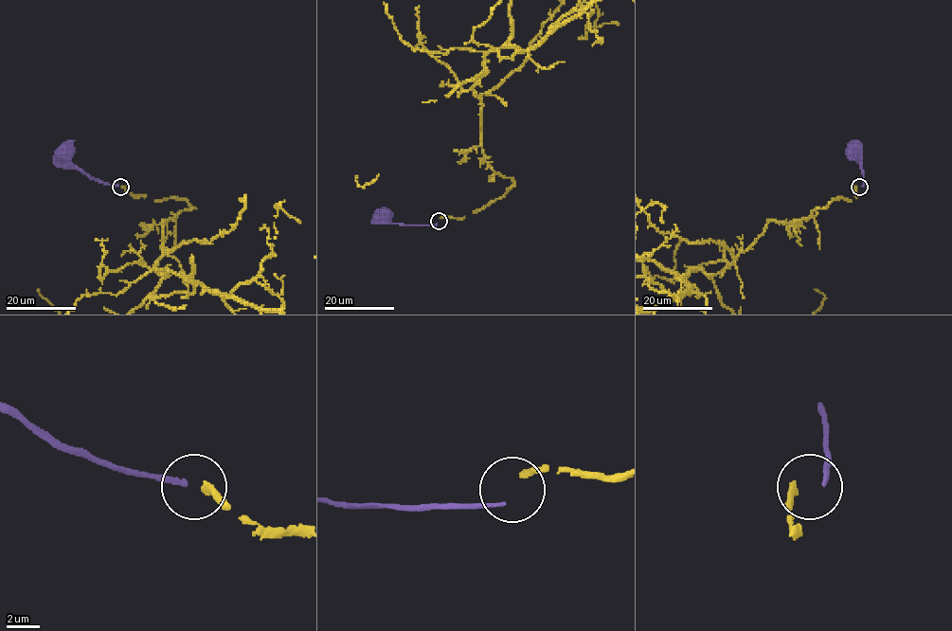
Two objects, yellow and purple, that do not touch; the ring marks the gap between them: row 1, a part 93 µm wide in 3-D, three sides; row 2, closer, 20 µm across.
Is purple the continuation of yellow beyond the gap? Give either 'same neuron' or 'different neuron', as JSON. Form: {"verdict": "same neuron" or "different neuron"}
{"verdict": "different neuron"}

